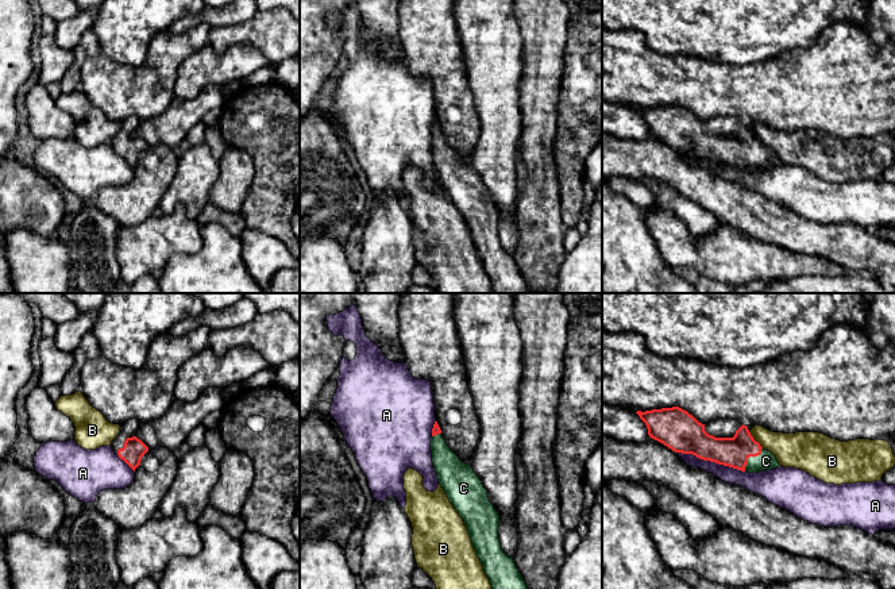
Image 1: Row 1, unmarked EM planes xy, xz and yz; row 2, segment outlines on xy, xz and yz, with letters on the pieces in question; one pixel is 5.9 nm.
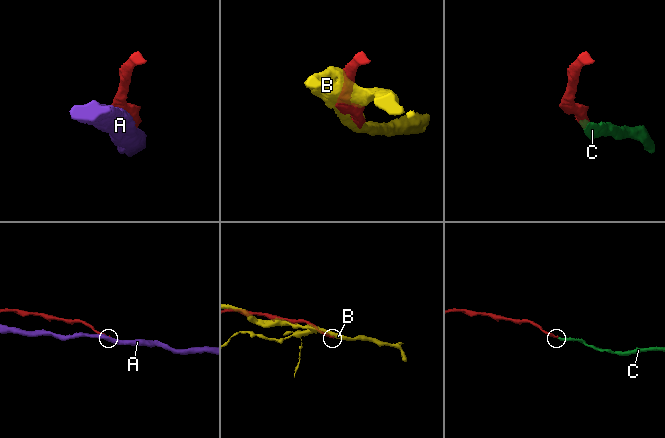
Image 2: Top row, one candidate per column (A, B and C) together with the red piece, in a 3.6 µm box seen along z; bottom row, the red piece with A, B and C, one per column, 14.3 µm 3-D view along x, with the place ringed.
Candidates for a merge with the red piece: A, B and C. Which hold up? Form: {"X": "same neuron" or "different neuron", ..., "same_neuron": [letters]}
{"A": "different neuron", "B": "different neuron", "C": "same neuron", "same_neuron": ["C"]}

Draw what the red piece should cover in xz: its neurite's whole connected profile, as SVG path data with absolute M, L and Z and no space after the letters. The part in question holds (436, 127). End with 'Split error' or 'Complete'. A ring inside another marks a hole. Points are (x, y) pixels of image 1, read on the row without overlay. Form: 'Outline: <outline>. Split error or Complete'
Outline: M435 119L432 126L431 149L439 181L467 224L471 240L483 263L485 272L490 277L494 293L532 293L514 261L514 257L508 254L501 245L498 235L499 212L489 199L487 188L479 174L474 170L470 161L463 161L448 145L437 119Z. Split error

